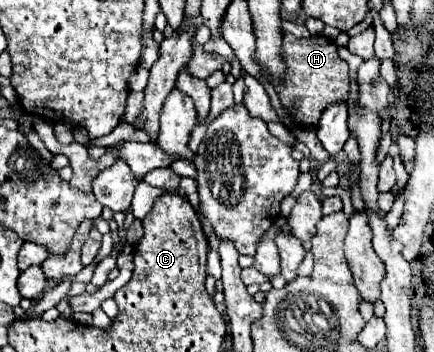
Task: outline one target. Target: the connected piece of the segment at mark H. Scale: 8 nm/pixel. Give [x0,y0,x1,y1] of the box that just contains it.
[279,34,349,126]

